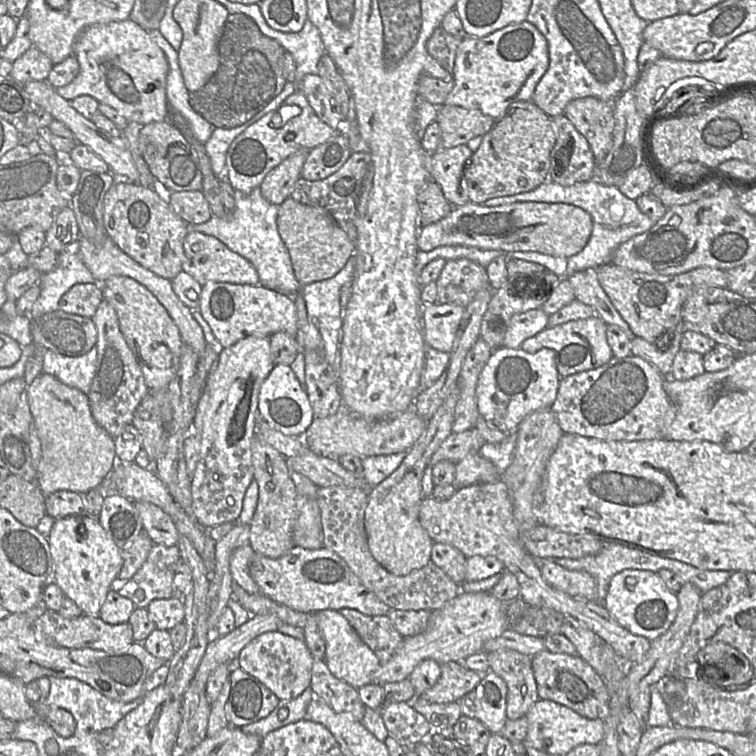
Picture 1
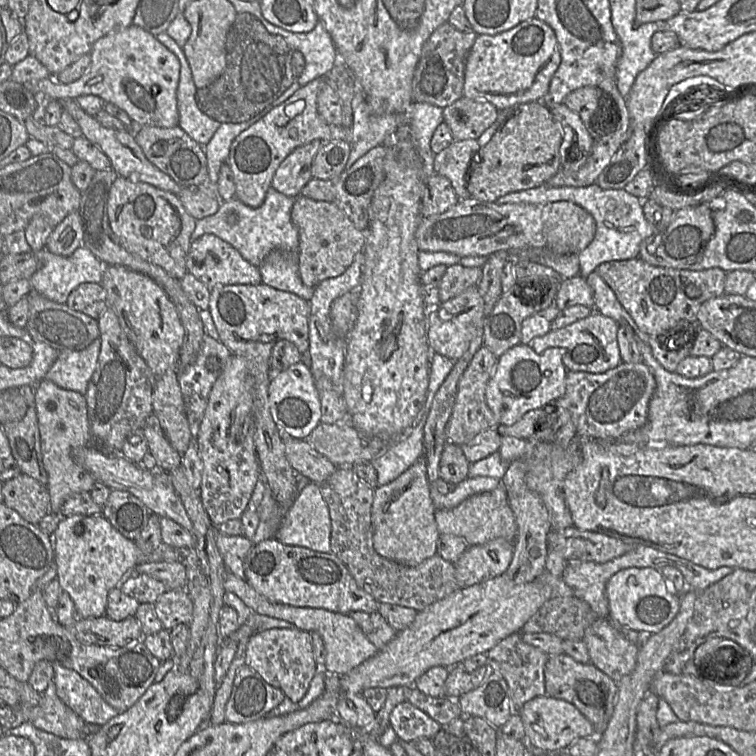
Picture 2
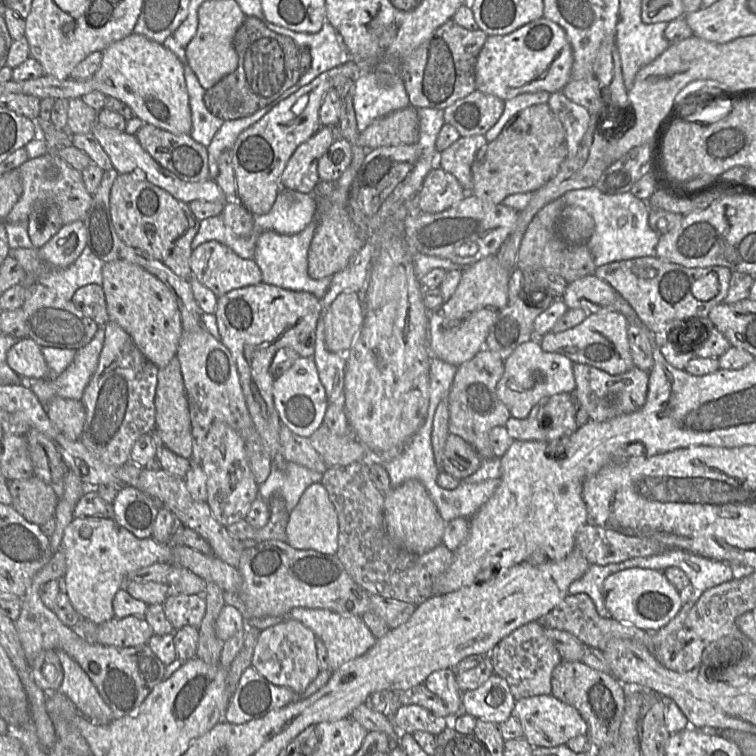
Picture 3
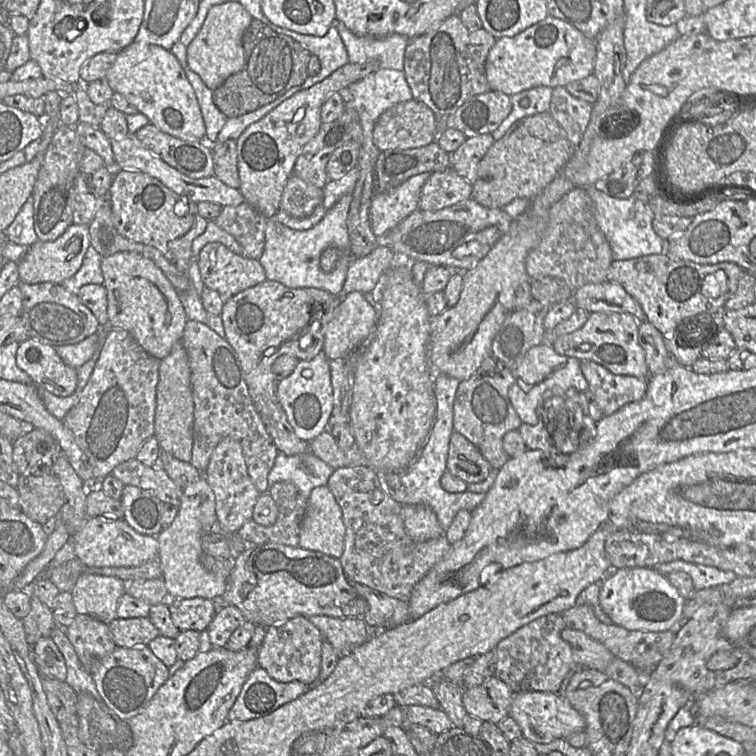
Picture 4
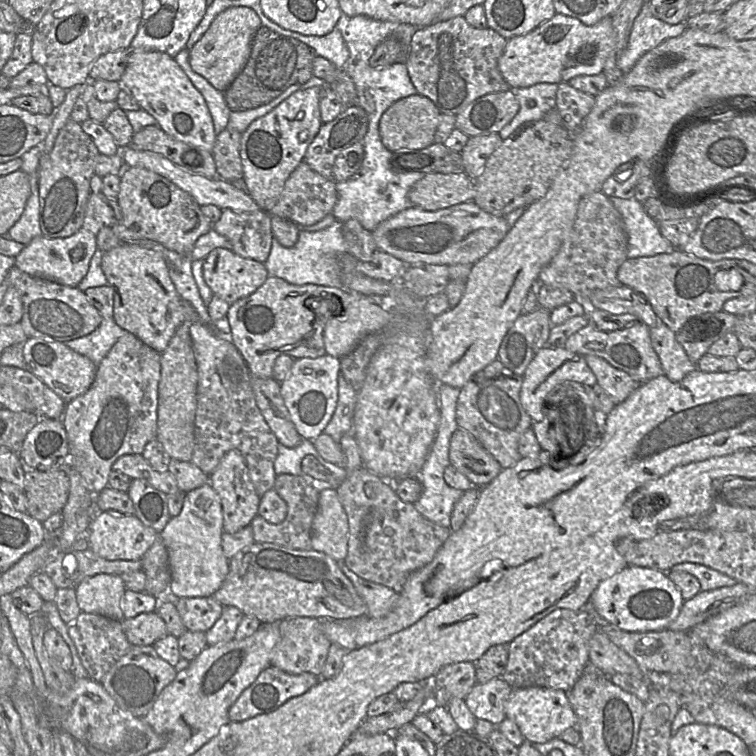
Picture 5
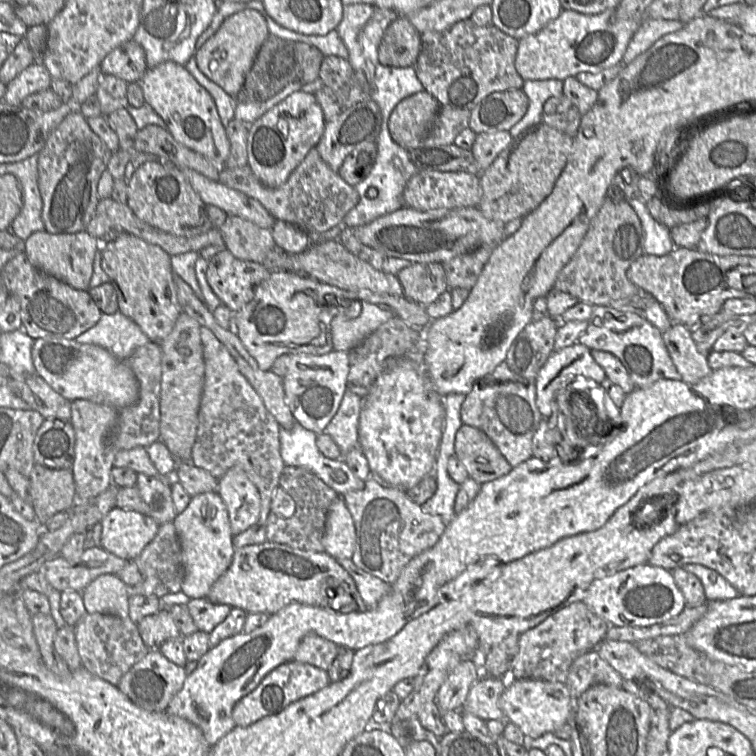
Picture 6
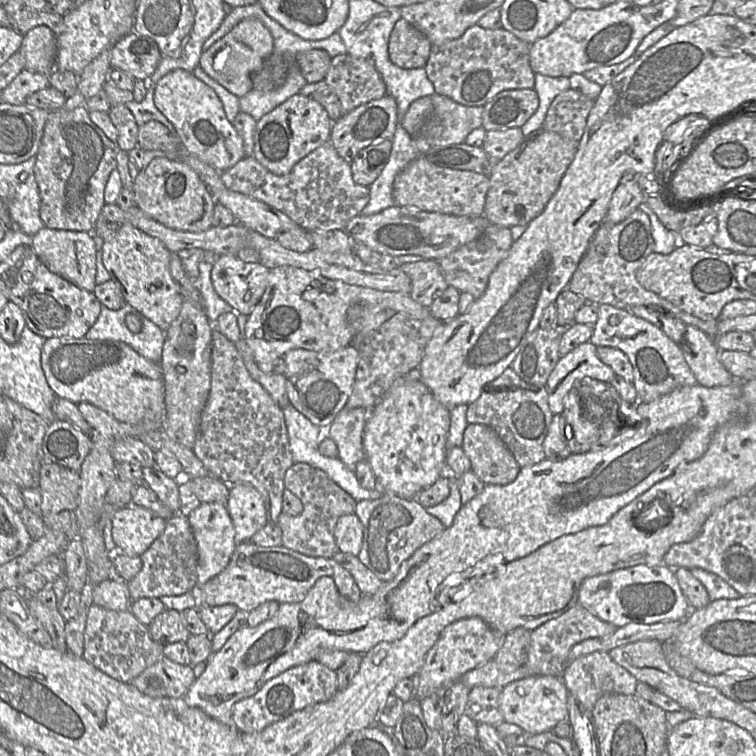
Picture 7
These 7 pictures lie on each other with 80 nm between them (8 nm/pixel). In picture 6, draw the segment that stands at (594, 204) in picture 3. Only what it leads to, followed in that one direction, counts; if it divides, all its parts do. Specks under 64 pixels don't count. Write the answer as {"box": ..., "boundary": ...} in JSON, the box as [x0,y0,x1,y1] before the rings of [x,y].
{"box":[628,198,675,256],"boundary":[[[641,198],[628,200],[628,203],[640,219],[644,231],[644,254],[663,256],[670,253],[675,248],[670,229],[661,225],[651,216],[645,201]]]}

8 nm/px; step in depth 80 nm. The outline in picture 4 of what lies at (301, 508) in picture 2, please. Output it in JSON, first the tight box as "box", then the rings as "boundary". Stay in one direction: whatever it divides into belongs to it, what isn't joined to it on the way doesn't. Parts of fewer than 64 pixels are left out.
{"box":[298,486,345,560],"boundary":[[[327,486],[315,487],[308,497],[298,547],[339,560],[344,551],[345,532],[342,511],[334,495]]]}

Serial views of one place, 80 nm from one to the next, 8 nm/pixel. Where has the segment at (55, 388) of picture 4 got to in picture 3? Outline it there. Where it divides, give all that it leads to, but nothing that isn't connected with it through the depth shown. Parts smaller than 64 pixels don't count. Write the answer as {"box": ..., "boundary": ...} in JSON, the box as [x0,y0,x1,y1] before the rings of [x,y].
{"box":[7,339,53,379],"boundary":[[[19,339],[7,352],[8,365],[22,378],[53,379],[42,354],[33,339]]]}

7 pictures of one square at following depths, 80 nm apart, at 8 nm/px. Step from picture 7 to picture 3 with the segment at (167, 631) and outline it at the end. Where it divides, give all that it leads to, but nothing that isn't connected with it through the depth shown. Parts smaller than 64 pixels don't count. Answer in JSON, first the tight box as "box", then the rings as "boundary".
{"box":[96,616,154,648],"boundary":[[[127,616],[98,624],[96,643],[117,648],[146,645],[154,632],[144,618]]]}

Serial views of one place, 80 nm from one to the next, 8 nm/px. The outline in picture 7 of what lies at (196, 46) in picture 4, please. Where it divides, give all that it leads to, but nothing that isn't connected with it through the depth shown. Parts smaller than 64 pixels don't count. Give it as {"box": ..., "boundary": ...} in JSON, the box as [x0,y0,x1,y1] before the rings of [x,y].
{"box":[199,17,274,98],"boundary":[[[248,17],[203,51],[199,66],[229,92],[241,98],[252,89],[252,74],[263,66],[273,51],[274,40],[270,30],[258,18]]]}

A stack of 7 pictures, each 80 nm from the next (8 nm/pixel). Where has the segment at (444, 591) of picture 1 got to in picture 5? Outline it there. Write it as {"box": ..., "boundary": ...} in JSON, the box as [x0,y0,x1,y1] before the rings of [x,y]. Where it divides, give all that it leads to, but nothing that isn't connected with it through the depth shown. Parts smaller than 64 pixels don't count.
{"box":[336,467,450,594],"boundary":[[[365,467],[349,470],[347,477],[336,491],[349,524],[348,551],[343,562],[360,578],[386,586],[398,594],[402,591],[409,575],[430,563],[450,535],[449,528],[426,519],[413,504],[402,501],[396,494],[392,482]]]}

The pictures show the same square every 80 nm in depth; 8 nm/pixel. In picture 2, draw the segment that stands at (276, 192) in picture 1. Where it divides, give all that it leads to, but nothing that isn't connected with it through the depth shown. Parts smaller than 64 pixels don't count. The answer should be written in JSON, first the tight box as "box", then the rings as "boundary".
{"box":[271,140,322,197],"boundary":[[[313,140],[292,151],[275,171],[271,187],[289,197],[299,196],[312,178],[312,161],[322,144],[320,140]]]}

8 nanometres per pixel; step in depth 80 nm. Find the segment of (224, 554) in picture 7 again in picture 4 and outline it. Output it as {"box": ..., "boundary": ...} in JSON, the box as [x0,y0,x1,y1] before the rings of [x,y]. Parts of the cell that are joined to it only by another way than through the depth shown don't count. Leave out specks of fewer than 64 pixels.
{"box":[157,475,227,601],"boundary":[[[202,475],[183,489],[177,516],[157,536],[162,578],[171,599],[202,597],[213,601],[221,600],[226,590],[227,579],[208,572],[200,562],[200,557],[204,554],[201,546],[202,537],[211,532],[216,521],[215,496]]]}

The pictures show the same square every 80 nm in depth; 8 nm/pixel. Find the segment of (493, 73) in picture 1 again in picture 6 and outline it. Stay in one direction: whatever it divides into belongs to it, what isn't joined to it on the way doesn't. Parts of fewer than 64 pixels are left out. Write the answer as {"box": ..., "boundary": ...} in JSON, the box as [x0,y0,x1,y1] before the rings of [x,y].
{"box":[515,9,641,81],"boundary":[[[608,9],[596,15],[563,10],[555,20],[538,32],[519,39],[515,68],[524,81],[547,79],[563,81],[581,72],[598,73],[622,62],[627,46],[640,23],[641,20],[620,18],[616,9]]]}

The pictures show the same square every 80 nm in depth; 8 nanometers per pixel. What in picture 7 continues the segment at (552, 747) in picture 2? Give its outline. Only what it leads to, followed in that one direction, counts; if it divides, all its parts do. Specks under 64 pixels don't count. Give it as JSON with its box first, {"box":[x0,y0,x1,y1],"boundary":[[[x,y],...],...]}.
{"box":[497,676,568,735],"boundary":[[[530,676],[502,688],[497,703],[504,722],[520,727],[527,734],[537,735],[552,731],[560,722],[567,720],[568,695],[561,678]]]}

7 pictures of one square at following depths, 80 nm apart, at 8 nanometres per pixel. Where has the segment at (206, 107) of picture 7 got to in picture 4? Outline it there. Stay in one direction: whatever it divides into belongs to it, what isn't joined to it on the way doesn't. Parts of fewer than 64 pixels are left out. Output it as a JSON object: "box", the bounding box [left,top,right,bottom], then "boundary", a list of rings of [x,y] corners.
{"box":[104,41,206,141],"boundary":[[[133,41],[117,53],[104,80],[115,93],[123,95],[162,132],[185,141],[204,139],[206,129],[195,92],[170,50],[155,44]]]}

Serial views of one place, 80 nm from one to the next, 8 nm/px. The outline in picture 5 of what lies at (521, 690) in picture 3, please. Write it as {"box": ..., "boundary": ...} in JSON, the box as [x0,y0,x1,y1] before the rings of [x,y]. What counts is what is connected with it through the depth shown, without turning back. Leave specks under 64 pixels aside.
{"box":[501,609,599,691],"boundary":[[[555,609],[508,643],[508,661],[501,678],[513,689],[532,686],[569,691],[589,664],[588,644],[599,625],[586,610]]]}

